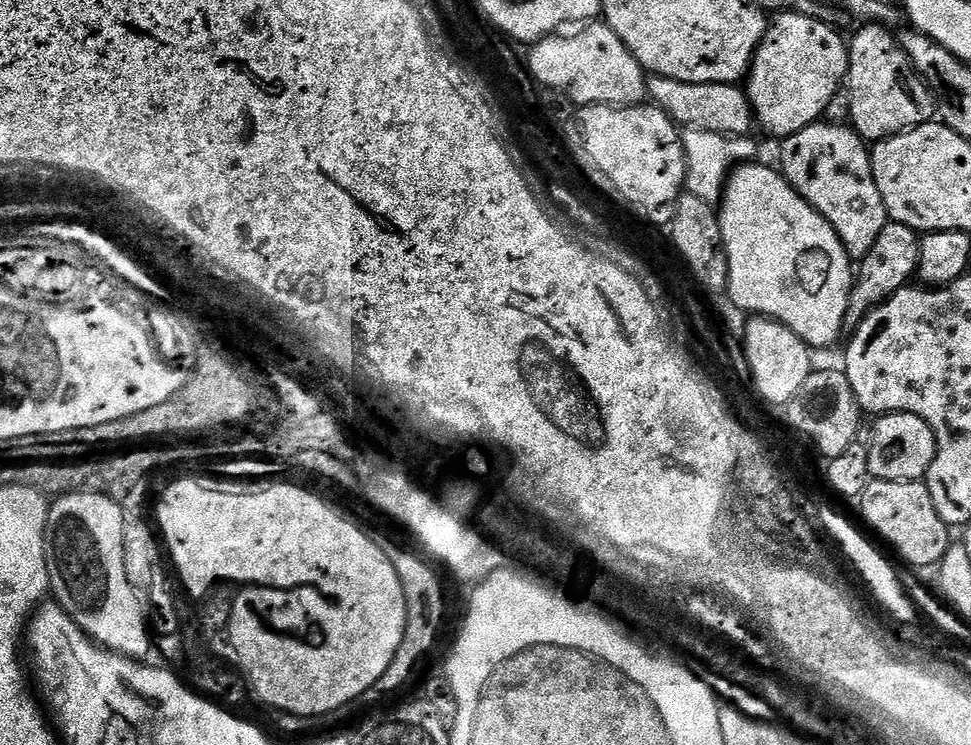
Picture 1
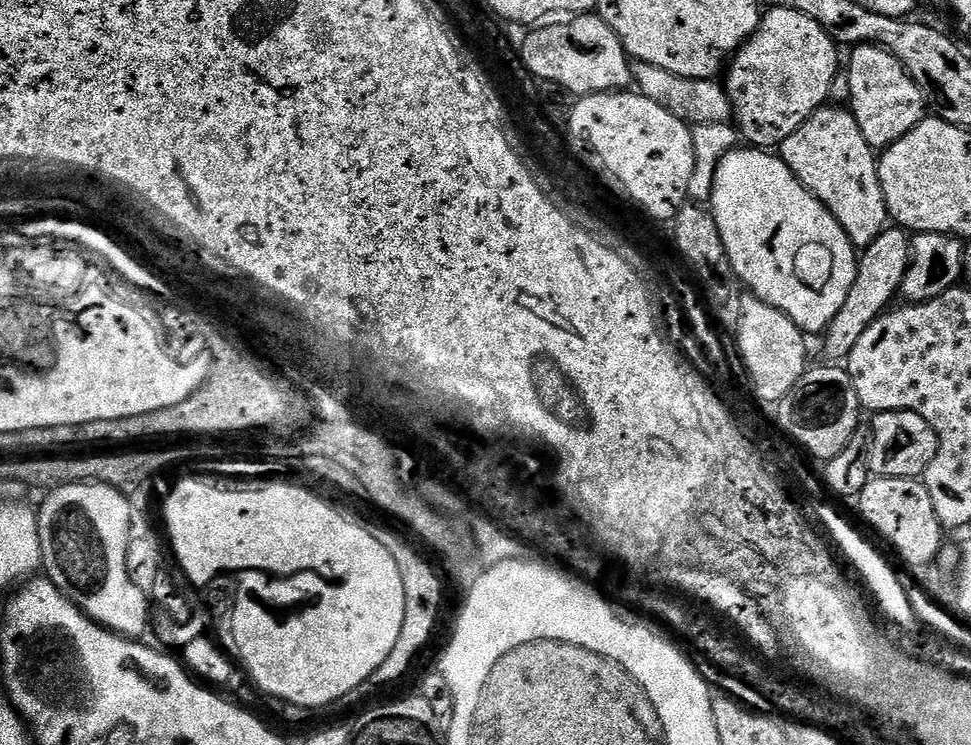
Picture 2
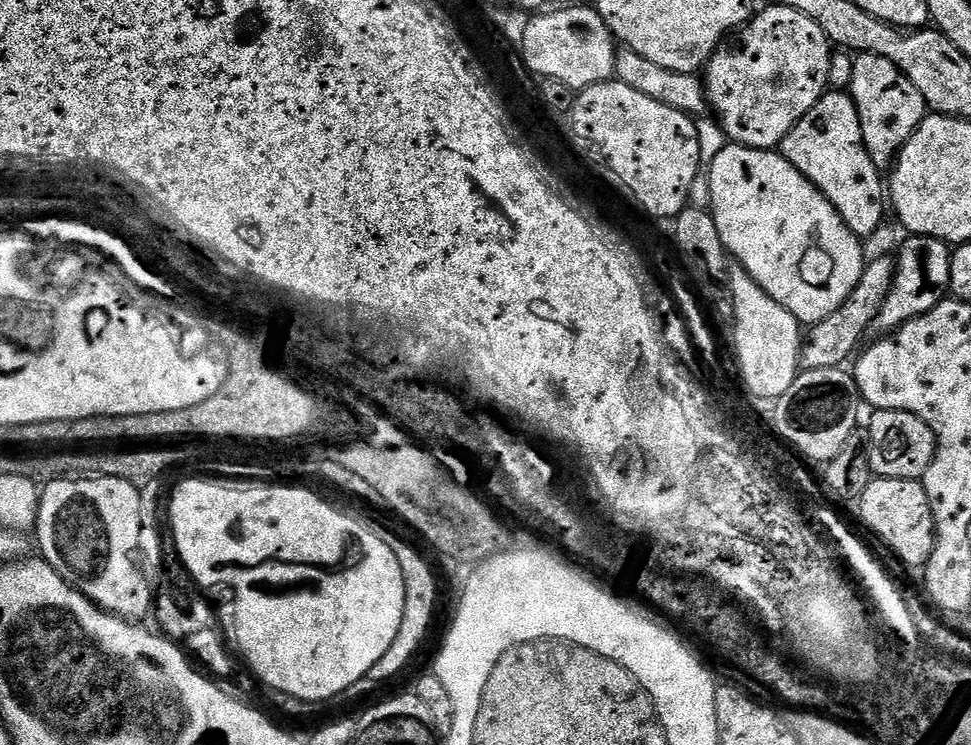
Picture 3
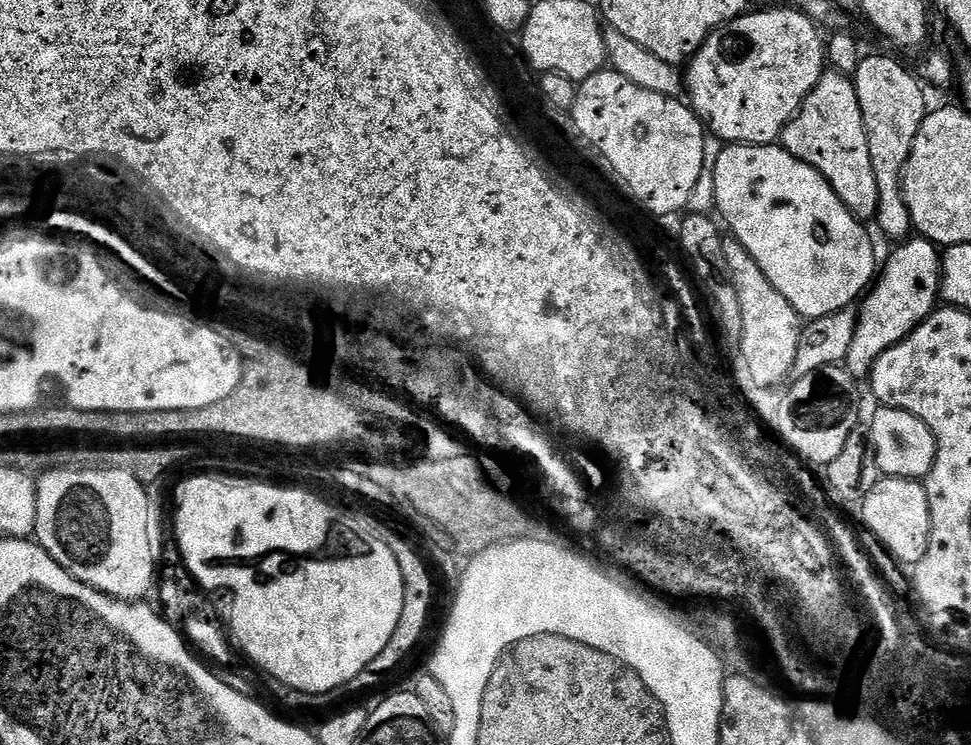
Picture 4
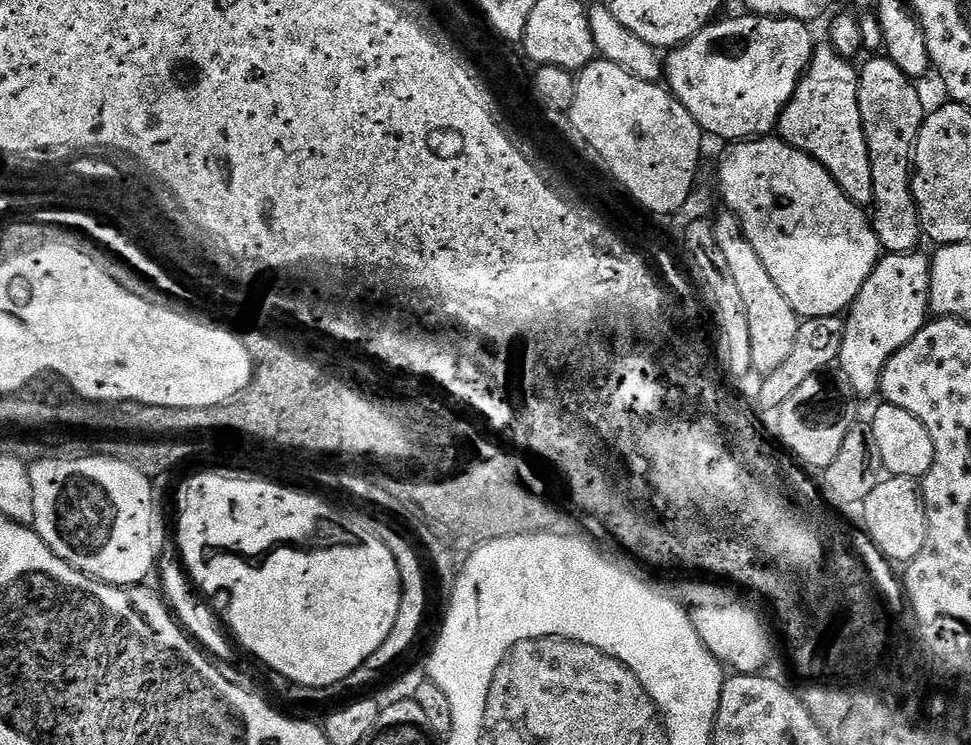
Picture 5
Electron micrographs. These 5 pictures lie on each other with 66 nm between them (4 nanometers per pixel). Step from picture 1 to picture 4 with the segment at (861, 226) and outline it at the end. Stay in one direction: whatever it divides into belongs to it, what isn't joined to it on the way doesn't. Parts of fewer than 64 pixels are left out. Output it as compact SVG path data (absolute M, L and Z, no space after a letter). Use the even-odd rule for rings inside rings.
M825 71L824 76L810 90L798 114L784 127L779 143L794 158L814 166L826 182L838 194L838 198L862 222L873 219L878 210L878 182L874 182L874 166L870 166L870 146L866 142L866 126L862 122L862 106L858 106L858 94L852 76L843 76L840 72Z

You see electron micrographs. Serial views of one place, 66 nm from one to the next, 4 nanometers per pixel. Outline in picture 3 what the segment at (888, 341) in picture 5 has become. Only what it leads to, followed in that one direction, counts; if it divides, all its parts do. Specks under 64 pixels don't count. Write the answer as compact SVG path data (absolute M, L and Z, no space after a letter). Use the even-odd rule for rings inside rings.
M909 235L907 239L900 248L900 256L895 257L896 273L890 286L890 294L886 294L878 310L874 328L880 334L891 334L915 316L934 310L934 306L942 303L950 292L953 249L949 244L929 236Z

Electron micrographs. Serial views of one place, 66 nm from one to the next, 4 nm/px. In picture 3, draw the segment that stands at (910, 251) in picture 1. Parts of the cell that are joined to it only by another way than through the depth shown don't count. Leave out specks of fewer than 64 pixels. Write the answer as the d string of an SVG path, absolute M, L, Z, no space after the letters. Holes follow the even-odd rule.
M891 255L889 257L876 256L873 260L871 257L865 263L862 278L858 278L858 286L850 294L850 298L846 298L846 302L842 302L842 306L838 306L838 310L834 310L834 314L830 314L830 318L813 324L807 329L800 350L801 369L838 368L847 365L848 359L848 363L853 359L854 353L861 347L860 339L867 334L868 328L870 332L876 323L878 310L882 306L886 294L890 294L890 286L894 282L895 273L896 262Z

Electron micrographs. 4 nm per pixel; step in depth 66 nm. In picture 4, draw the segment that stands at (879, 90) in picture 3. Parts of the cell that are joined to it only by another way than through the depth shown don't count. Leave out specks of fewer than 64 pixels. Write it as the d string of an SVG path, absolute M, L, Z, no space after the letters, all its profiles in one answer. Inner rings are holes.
M868 56L865 60L863 57L854 69L858 106L862 106L862 122L866 126L866 142L870 146L870 166L874 166L874 182L878 182L878 210L874 224L892 242L903 242L914 232L910 206L906 206L904 197L904 167L910 158L914 138L918 138L926 107L921 81L913 76L892 56Z

